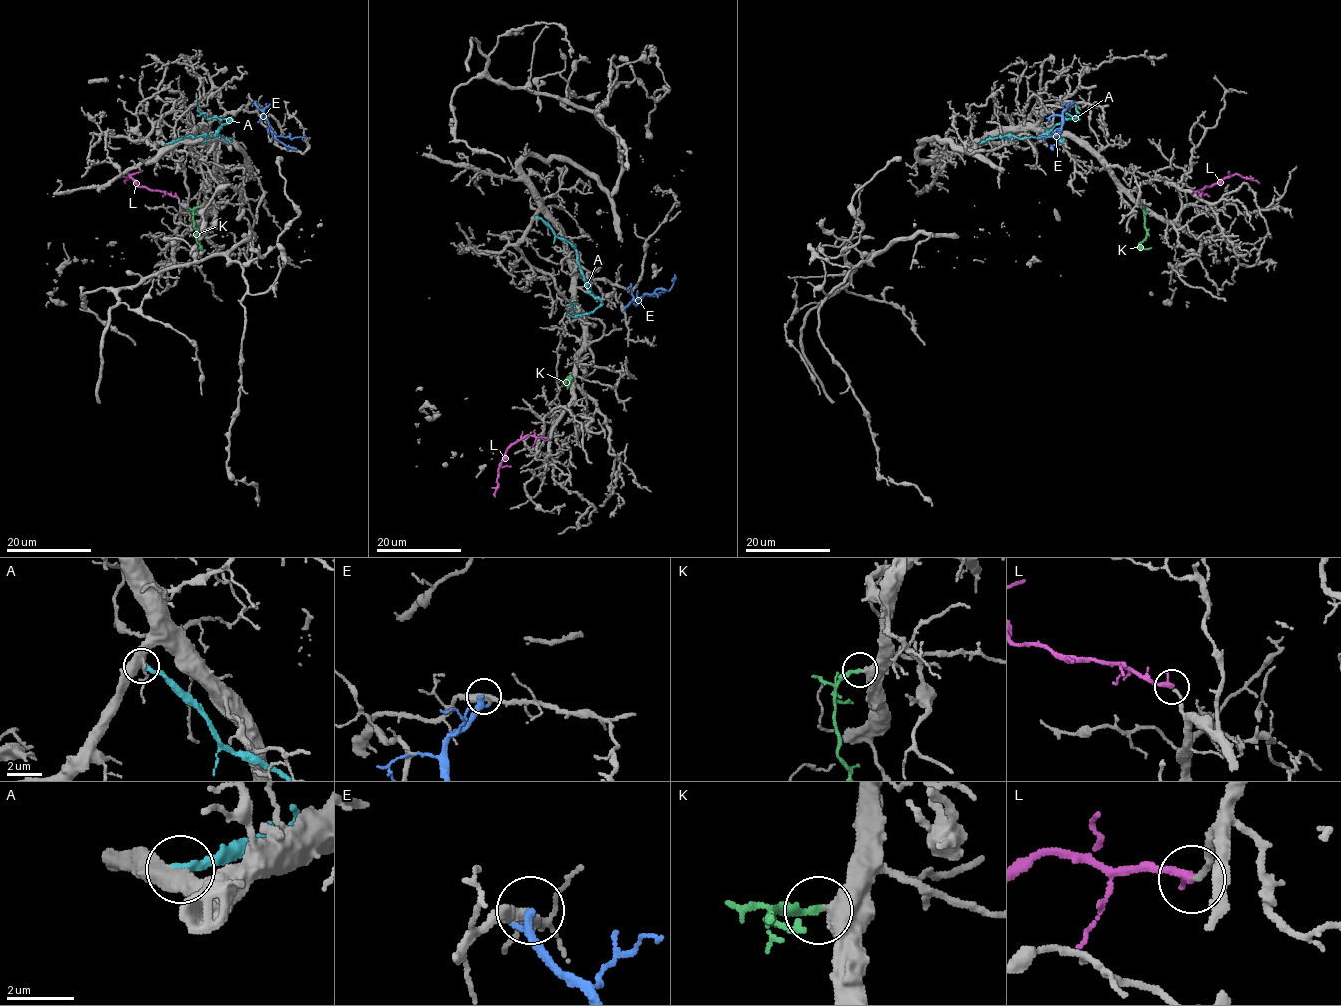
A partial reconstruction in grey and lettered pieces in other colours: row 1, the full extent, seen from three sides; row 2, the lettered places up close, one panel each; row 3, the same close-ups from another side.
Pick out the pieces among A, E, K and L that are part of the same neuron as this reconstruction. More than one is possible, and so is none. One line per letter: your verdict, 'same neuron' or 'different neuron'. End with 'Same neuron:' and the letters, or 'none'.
A: different neuron
E: different neuron
K: same neuron
L: different neuron
Same neuron: K

